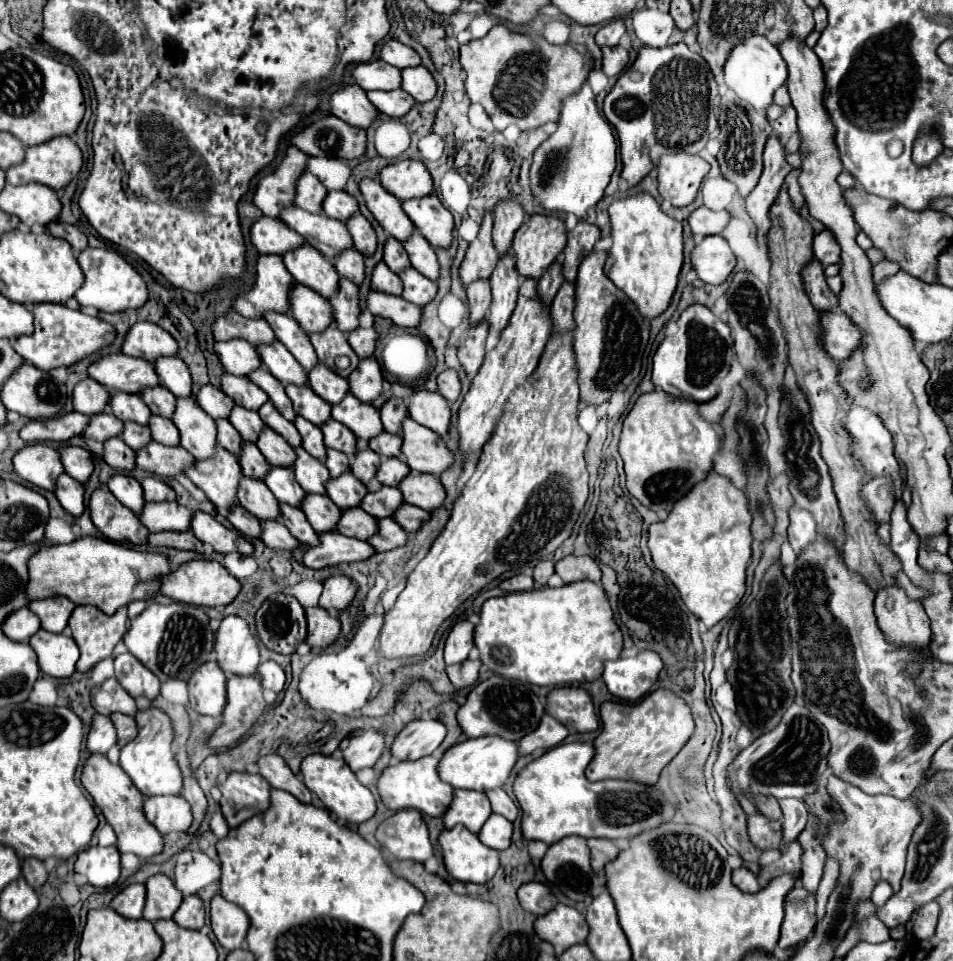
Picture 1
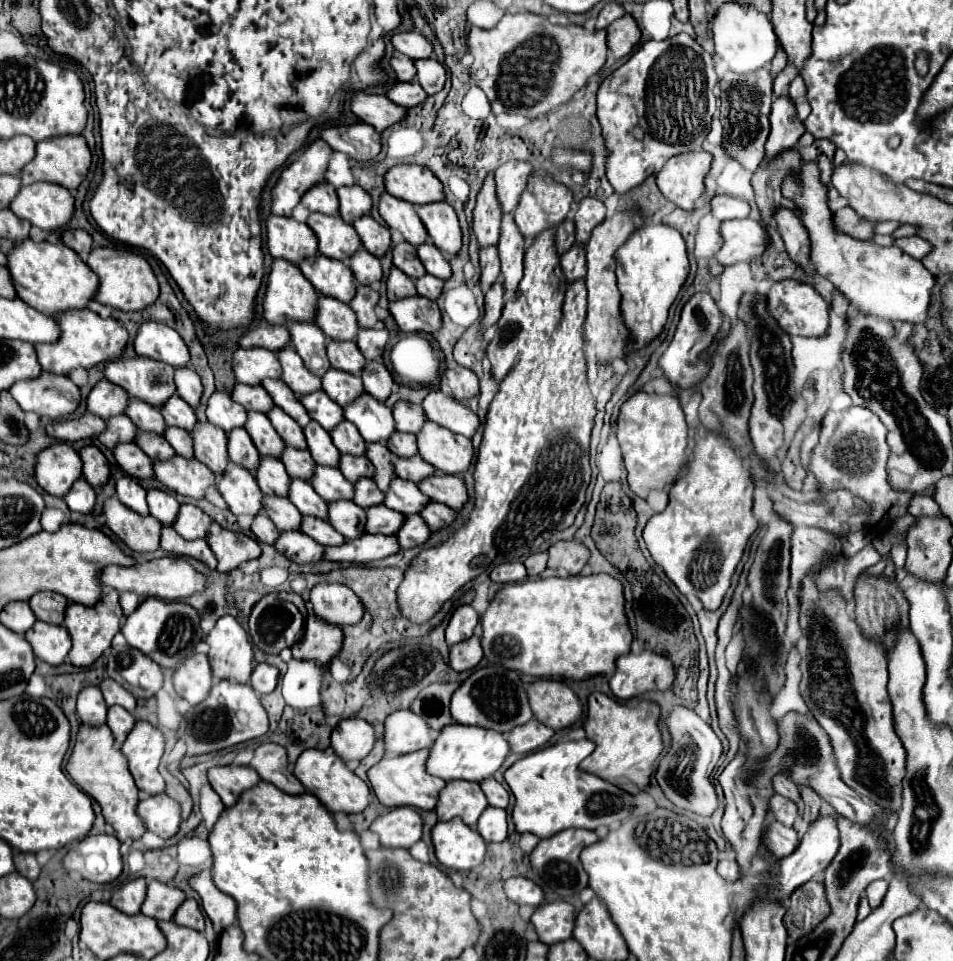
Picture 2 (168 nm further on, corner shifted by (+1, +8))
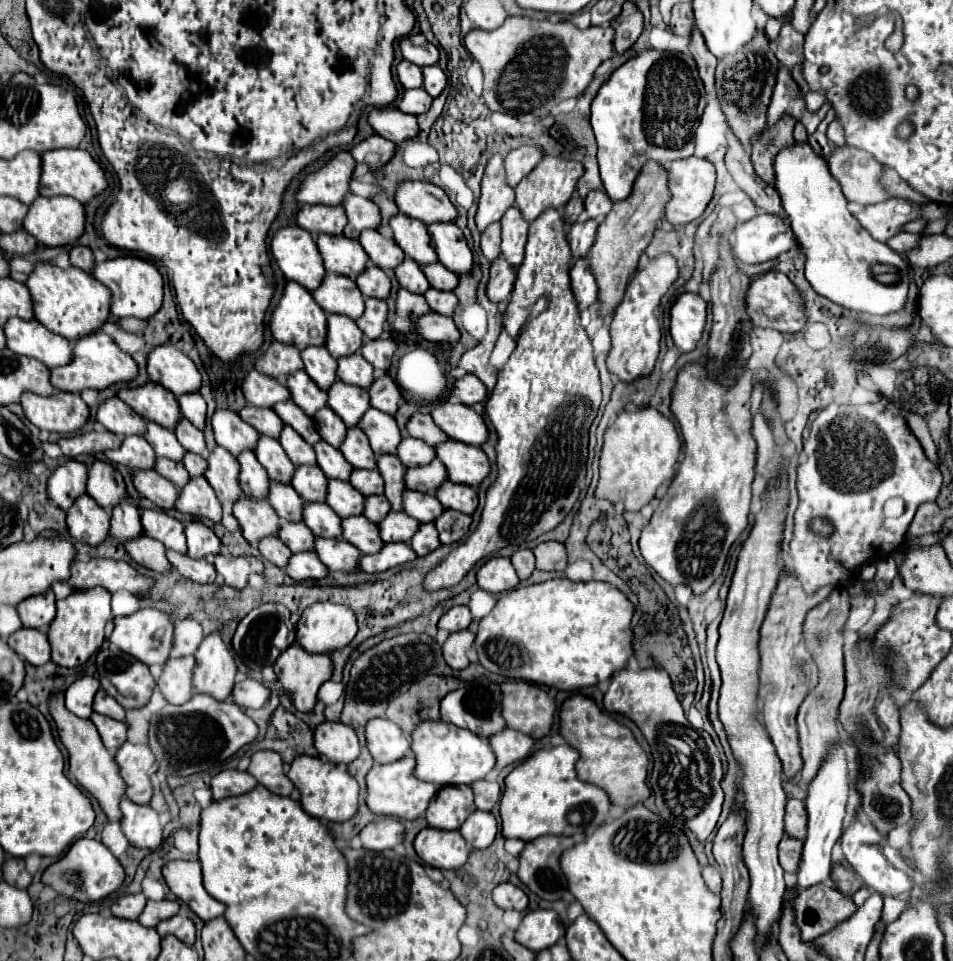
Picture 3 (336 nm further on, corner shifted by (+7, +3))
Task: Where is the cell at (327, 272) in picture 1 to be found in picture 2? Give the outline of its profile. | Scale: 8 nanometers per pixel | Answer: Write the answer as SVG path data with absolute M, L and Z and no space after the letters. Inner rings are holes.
M317 253L313 257L303 259L299 263L299 269L313 283L313 287L319 293L335 297L343 303L349 303L353 299L353 295L355 295L353 273L345 263Z

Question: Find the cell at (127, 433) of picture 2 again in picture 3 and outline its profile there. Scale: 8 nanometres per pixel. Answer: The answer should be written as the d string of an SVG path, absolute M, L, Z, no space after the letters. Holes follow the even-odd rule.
M127 436L119 450L107 450L105 456L115 462L123 464L131 470L151 470L155 466L155 452L149 442L141 436Z

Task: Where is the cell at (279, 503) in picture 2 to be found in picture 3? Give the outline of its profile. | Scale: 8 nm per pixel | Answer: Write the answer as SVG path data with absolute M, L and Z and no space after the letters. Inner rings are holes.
M283 522L281 530L279 530L279 538L285 542L285 546L289 546L289 550L293 554L297 552L305 552L305 550L313 550L313 532L305 526L305 522Z

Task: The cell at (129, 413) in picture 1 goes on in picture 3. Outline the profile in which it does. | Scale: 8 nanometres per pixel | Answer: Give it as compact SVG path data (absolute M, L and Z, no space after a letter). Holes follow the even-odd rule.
M147 422L147 442L153 446L159 458L169 458L173 462L181 462L185 456L185 448L177 442L175 434L157 426L155 422Z

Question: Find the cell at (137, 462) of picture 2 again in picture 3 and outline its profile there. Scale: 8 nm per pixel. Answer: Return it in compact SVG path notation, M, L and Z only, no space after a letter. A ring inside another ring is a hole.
M139 470L133 472L133 484L141 496L149 498L161 510L173 510L177 500L177 488L159 476L155 470Z

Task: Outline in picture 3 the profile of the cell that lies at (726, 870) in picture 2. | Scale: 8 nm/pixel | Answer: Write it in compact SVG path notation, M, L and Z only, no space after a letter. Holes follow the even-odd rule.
M705 866L705 868L703 868L703 880L705 880L707 888L709 888L713 894L719 894L719 892L721 892L721 876L719 876L719 872L717 872L713 866Z

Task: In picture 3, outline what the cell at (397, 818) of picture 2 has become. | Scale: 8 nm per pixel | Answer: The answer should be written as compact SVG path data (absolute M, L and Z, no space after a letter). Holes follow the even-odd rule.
M381 816L373 822L369 822L361 832L359 838L363 842L363 848L367 850L387 850L395 844L401 844L405 836L405 828L399 820L391 816Z

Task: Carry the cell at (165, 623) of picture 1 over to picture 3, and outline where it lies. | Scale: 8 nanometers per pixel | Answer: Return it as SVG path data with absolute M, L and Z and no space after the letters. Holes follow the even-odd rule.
M143 608L131 616L115 618L113 624L115 624L115 628L113 628L109 640L113 644L117 644L123 652L131 654L133 658L139 658L147 666L165 664L165 660L169 658L171 640L173 640L173 624L171 624L169 614L155 610L155 608Z

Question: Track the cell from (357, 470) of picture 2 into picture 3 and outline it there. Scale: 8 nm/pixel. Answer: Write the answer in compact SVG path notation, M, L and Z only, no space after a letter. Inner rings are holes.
M353 470L351 484L363 496L383 494L383 486L385 486L385 482L381 482L381 474L377 474L377 470Z

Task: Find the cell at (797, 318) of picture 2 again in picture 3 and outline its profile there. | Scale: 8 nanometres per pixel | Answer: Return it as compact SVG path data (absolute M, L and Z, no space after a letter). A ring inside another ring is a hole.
M767 272L751 280L749 290L745 292L745 310L749 310L749 318L753 318L753 326L775 328L779 332L799 332L805 326L803 300L793 286L793 282L783 272Z

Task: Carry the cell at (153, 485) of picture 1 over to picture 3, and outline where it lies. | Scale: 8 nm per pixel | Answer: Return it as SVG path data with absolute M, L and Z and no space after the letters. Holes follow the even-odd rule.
M143 510L141 512L141 524L145 536L159 540L169 550L177 550L179 554L187 554L183 524L169 516L163 510Z

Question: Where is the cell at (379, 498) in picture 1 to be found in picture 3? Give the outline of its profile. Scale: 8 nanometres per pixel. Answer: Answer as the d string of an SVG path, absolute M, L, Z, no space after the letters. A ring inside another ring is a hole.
M405 490L403 494L403 510L417 518L419 522L435 522L435 518L445 510L441 502L431 494L421 494L413 490Z

